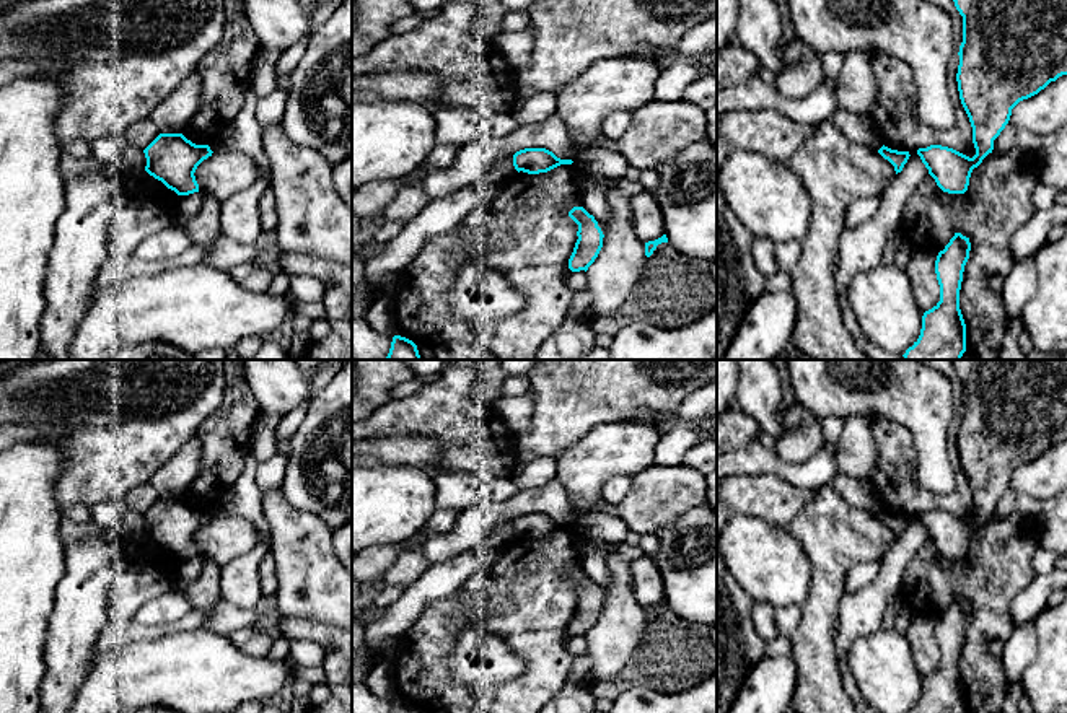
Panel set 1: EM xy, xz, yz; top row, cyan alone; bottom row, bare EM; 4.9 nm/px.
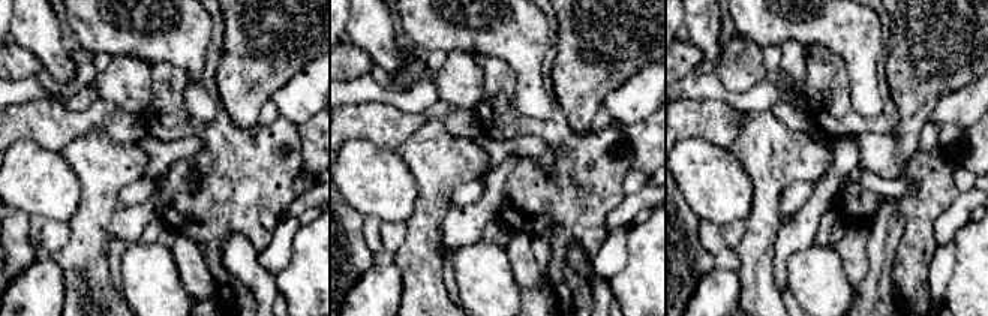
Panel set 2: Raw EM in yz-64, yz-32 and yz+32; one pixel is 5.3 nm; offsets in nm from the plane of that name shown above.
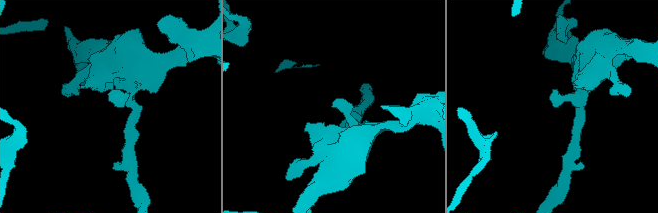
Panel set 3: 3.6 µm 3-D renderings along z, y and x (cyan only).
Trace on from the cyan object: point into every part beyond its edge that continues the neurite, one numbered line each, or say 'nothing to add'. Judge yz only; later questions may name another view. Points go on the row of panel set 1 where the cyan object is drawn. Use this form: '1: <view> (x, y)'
nothing to add

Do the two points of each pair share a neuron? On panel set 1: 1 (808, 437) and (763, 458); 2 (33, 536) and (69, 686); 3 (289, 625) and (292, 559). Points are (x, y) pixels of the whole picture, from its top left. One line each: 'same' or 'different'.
1: different
2: different
3: different

